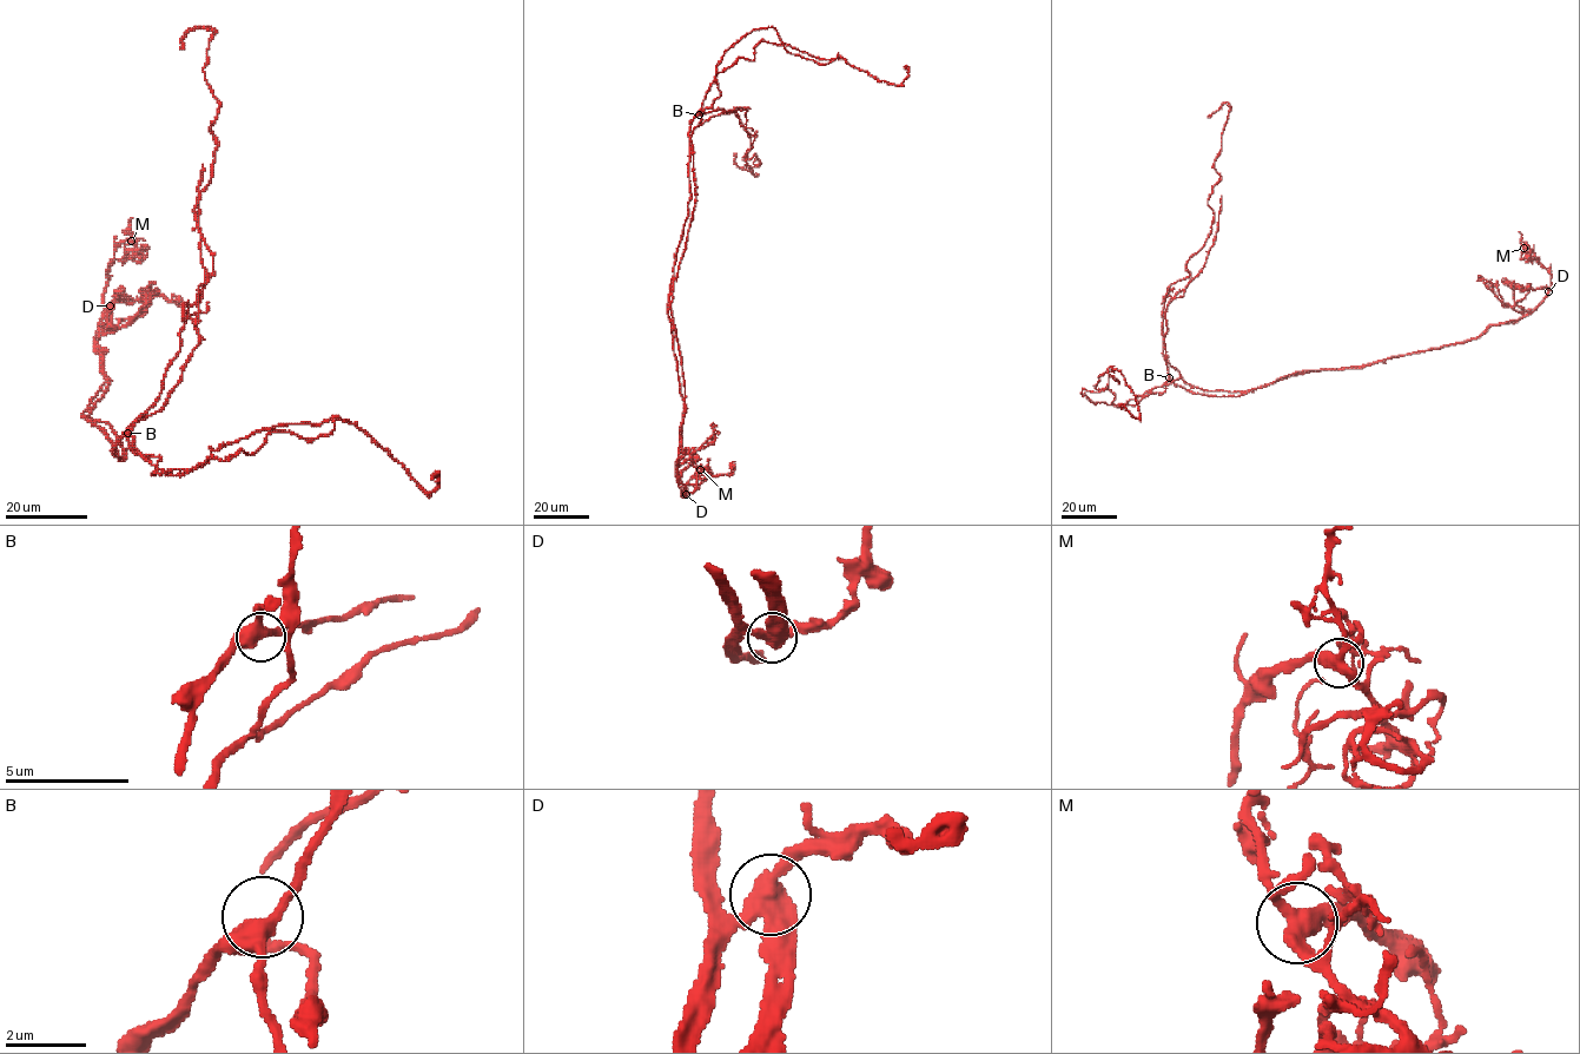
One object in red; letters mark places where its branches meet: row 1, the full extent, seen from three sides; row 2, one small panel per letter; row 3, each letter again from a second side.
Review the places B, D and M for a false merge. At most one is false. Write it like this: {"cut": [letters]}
{"cut": ["D"]}

